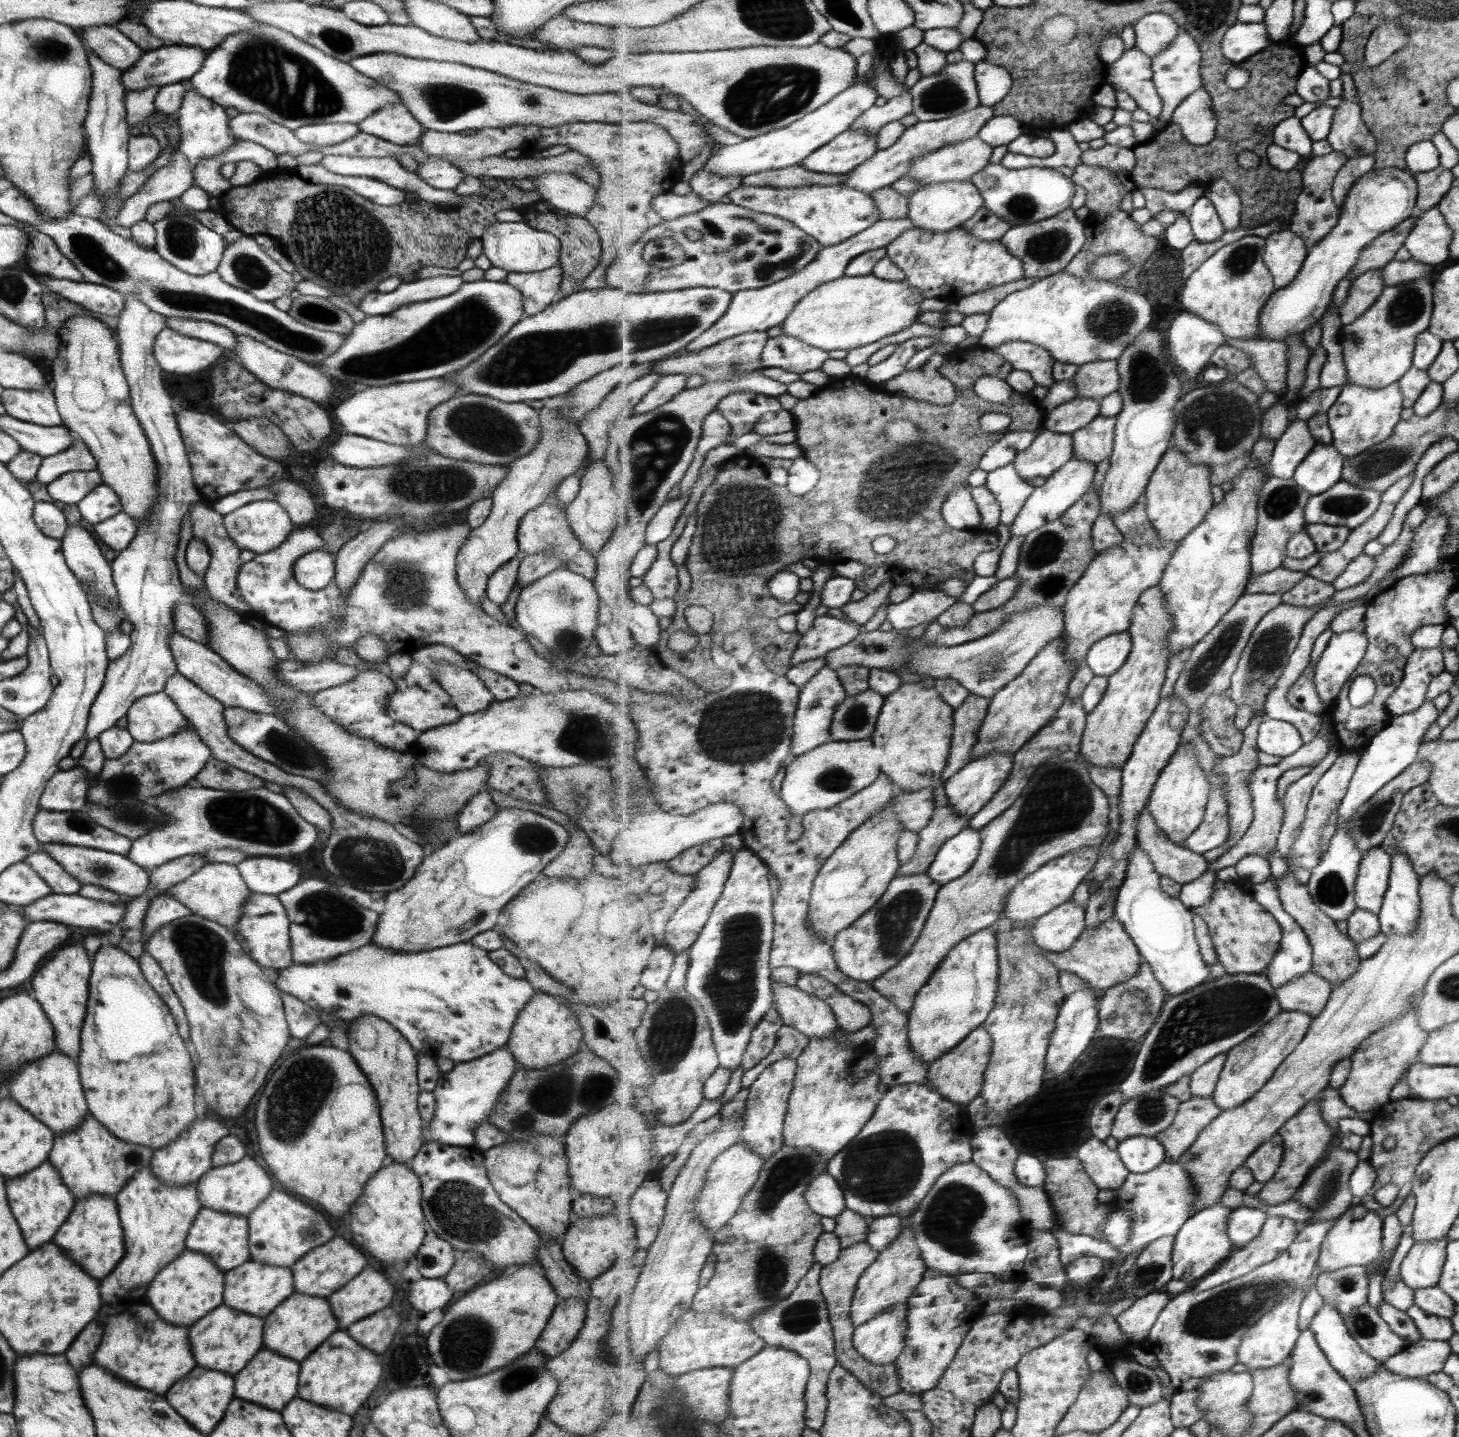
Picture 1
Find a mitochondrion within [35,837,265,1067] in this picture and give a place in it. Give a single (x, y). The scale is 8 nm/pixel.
(203, 950)

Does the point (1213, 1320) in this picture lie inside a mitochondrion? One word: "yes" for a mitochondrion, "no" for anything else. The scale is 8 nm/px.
yes

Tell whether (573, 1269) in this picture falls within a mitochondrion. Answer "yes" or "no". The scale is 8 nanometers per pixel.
no

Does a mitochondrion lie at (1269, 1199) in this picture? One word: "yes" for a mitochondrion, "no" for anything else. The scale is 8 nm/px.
no

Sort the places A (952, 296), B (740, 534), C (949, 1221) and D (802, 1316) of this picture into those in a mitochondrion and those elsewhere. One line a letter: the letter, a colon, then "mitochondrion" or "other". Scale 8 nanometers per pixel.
A: other
B: mitochondrion
C: mitochondrion
D: mitochondrion

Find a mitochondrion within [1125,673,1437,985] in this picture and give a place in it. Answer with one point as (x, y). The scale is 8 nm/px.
(1372, 819)

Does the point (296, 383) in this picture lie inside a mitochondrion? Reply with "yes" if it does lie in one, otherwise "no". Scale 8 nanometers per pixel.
no

